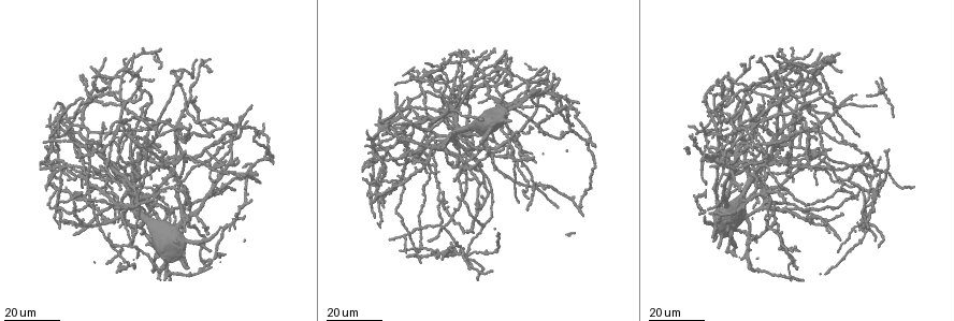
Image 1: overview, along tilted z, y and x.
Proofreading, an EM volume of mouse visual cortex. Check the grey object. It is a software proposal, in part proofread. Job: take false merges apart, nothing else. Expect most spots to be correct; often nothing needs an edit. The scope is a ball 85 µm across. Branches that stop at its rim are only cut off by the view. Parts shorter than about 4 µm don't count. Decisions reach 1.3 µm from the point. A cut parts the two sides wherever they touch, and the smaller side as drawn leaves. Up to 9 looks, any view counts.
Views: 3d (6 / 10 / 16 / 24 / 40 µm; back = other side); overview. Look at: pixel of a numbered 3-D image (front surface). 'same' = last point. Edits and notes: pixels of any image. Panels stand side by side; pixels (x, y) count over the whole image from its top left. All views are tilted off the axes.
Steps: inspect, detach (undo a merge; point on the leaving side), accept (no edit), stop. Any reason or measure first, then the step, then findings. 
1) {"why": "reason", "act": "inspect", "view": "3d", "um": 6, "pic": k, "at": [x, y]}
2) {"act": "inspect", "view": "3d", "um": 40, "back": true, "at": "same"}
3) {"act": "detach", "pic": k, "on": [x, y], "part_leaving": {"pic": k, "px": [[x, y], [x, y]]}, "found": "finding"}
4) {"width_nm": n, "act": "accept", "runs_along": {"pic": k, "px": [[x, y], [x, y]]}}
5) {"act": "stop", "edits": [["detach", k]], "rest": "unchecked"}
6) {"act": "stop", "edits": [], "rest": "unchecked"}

{"why": "looks like a crossing", "act": "inspect", "view": "3d", "um": 16, "pic": 1, "at": [754, 89]}

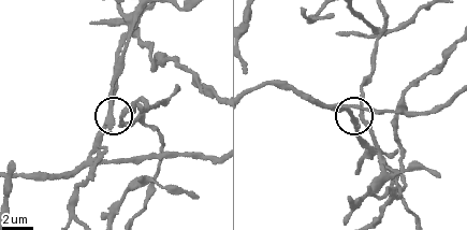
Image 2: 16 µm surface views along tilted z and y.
{"act": "inspect", "view": "3d", "um": 10, "at": "same"}

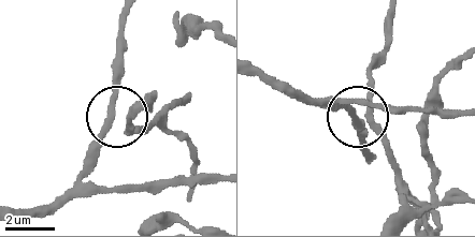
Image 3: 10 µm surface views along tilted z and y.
{"act": "inspect", "view": "3d", "um": 6, "pic": 3, "at": [106, 127]}

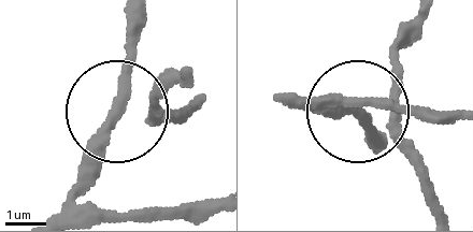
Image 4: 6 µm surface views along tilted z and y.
{"arms": 4, "act": "accept", "runs_along": {"pic": 4, "px": [[62, 208], [113, 115], [126, 25]]}, "found": "continuous, no second cell"}

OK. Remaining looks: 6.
{"why": "three arms meet", "act": "inspect", "view": "3d", "um": 24, "pic": 1, "at": [107, 161]}

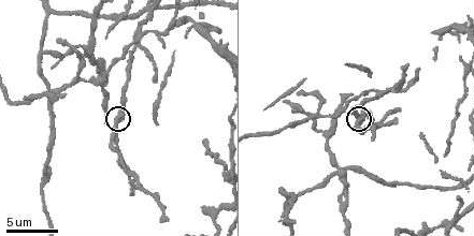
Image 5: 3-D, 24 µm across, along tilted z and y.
{"act": "inspect", "view": "3d", "um": 6, "pic": 5, "at": [115, 118]}

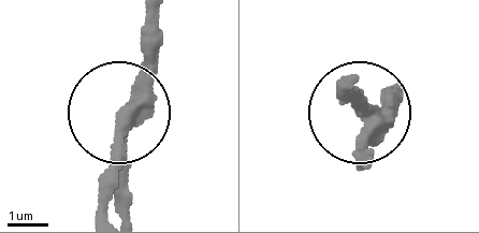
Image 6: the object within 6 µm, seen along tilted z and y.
{"arms": 3, "act": "accept", "runs_along": {"pic": 6, "px": [[156, 17], [149, 67], [118, 120], [118, 195]]}, "found": "continuous, no second cell"}

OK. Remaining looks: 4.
{"why": "four arms meet", "act": "inspect", "view": "3d", "um": 24, "pic": 1, "at": [59, 161]}

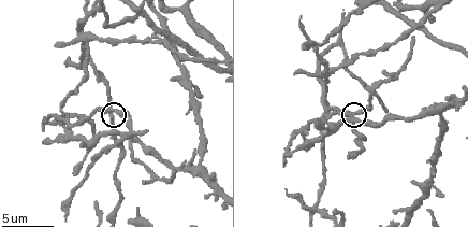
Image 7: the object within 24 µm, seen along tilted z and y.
{"act": "inspect", "view": "3d", "um": 6, "pic": 7, "at": [349, 114]}

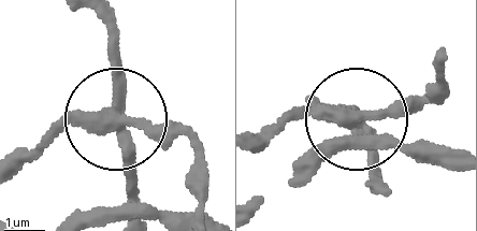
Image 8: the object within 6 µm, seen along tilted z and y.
{"side_arm_um": 15, "act": "accept", "runs_along": {"pic": 8, "px": [[102, 24], [119, 117], [178, 130], [205, 162]]}, "found": "all the same cell"}

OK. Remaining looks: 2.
{"why": "a fork", "act": "inspect", "view": "3d", "um": 24, "pic": 1, "at": [80, 196]}

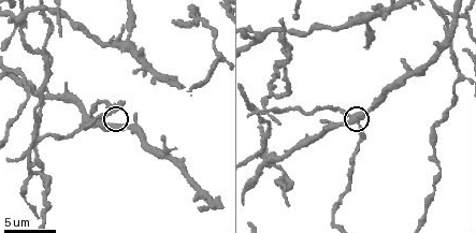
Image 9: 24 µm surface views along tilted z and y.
{"act": "inspect", "view": "3d", "um": 6, "pic": 9, "at": [110, 113]}

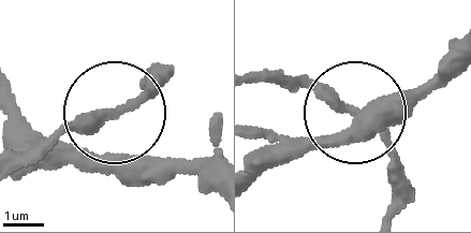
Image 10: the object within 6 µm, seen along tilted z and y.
{"arms": 3, "act": "accept", "runs_along": {"pic": 10, "px": [[212, 191], [181, 166], [141, 158], [99, 111], [42, 150]]}, "found": "all the same cell"}

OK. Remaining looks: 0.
{"act": "stop", "edits": [], "rest": "unchecked"}

